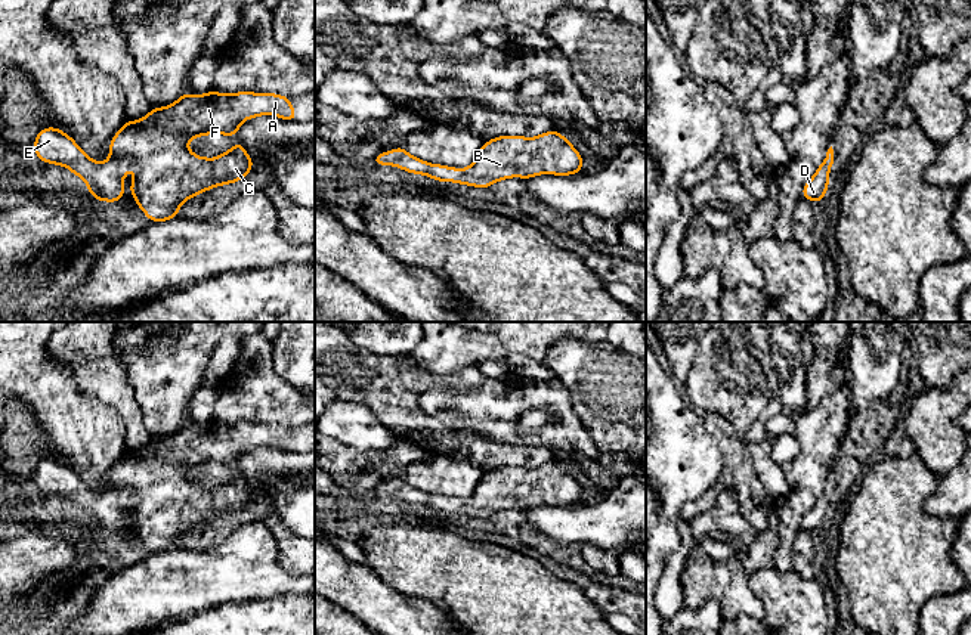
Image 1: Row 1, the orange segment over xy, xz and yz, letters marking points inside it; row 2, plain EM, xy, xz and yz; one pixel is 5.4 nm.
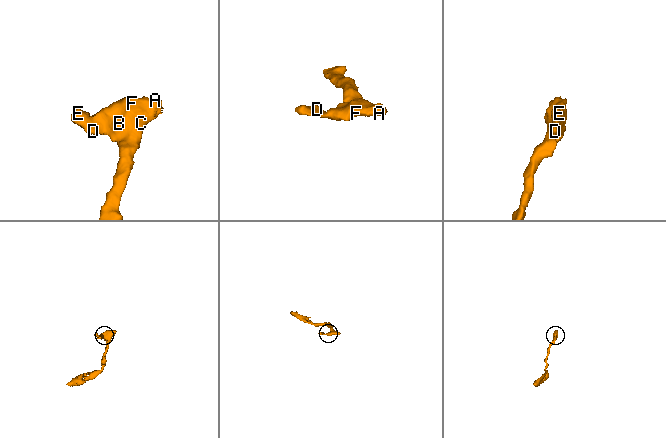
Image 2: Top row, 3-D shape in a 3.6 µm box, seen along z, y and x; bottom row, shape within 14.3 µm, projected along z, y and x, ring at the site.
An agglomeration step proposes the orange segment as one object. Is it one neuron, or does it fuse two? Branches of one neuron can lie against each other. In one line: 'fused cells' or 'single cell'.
single cell

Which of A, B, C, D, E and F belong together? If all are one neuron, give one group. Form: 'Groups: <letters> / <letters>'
Groups: A B C D E F

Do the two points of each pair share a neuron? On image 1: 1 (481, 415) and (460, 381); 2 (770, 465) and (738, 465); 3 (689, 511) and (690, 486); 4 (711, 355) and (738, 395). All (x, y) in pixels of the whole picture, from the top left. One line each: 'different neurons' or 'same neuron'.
1: different neurons
2: different neurons
3: different neurons
4: same neuron

